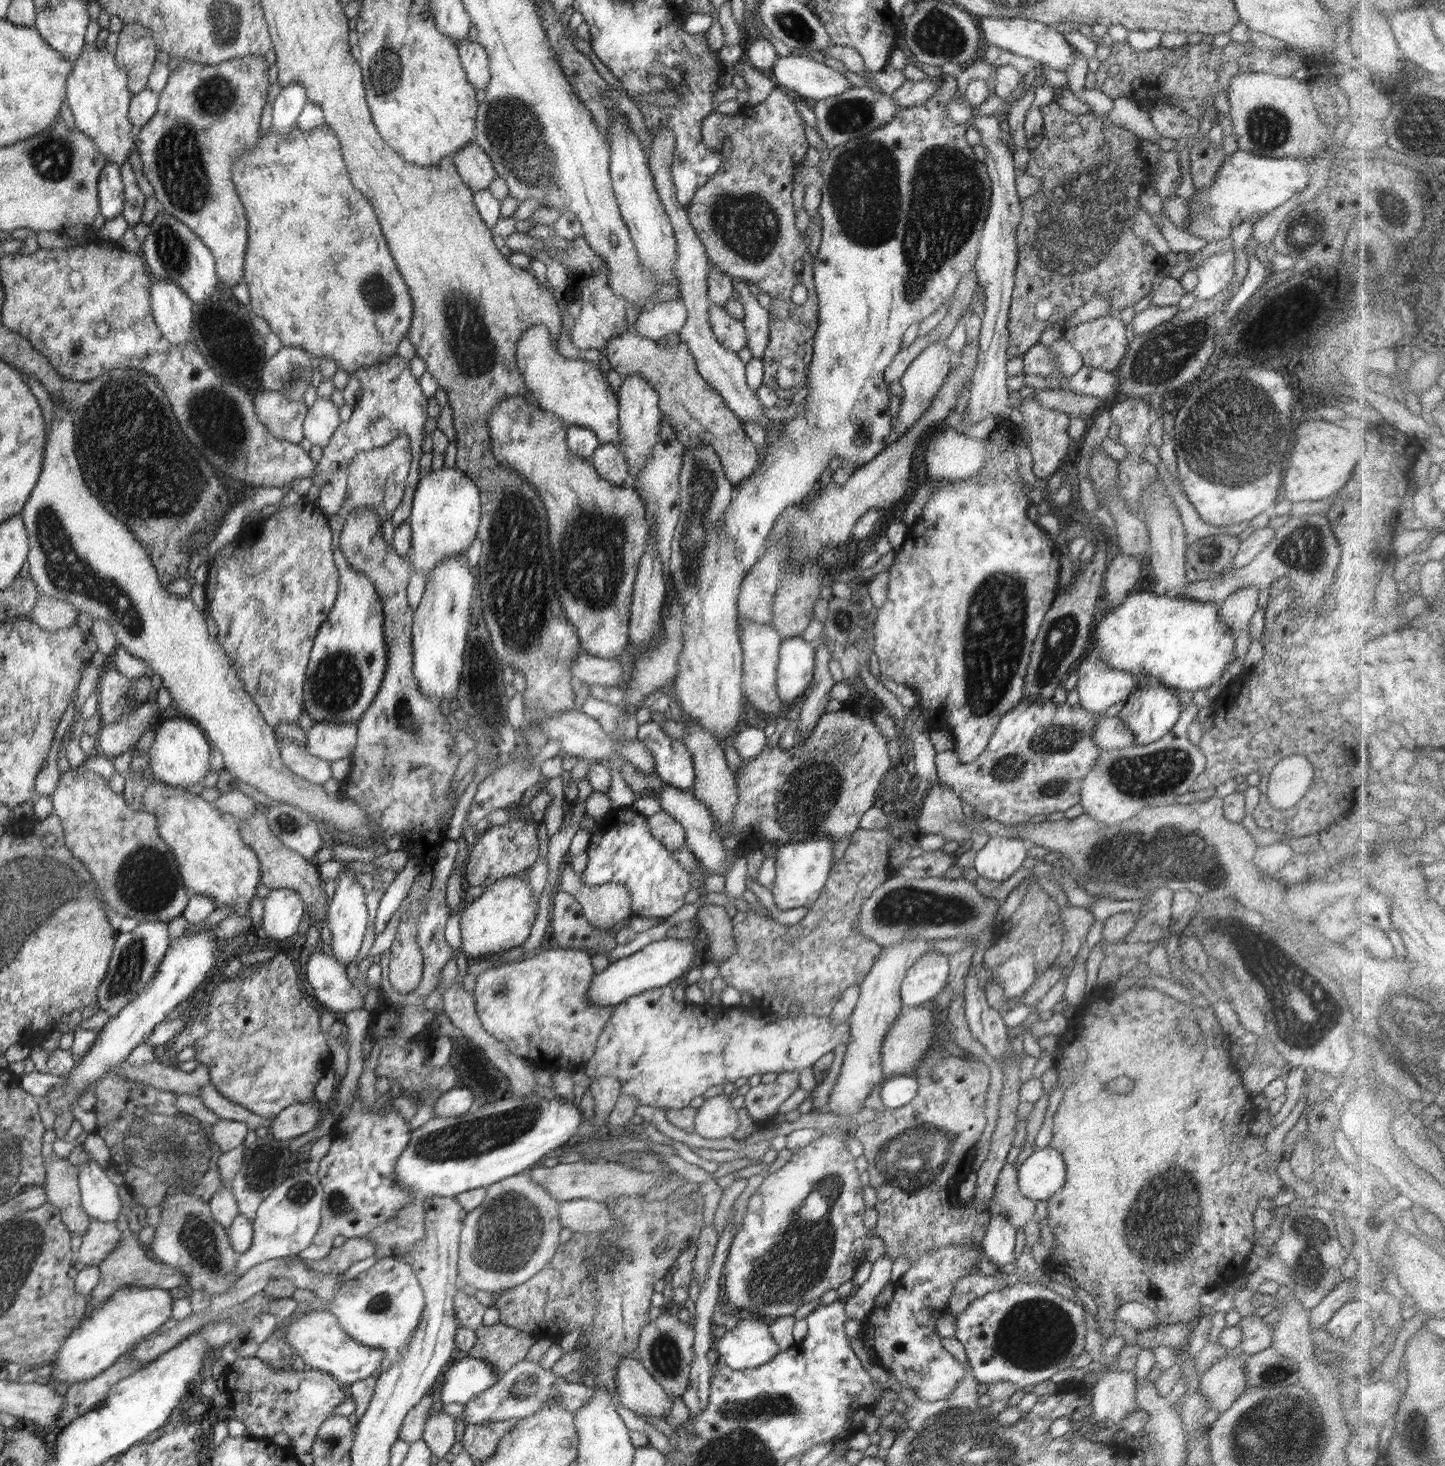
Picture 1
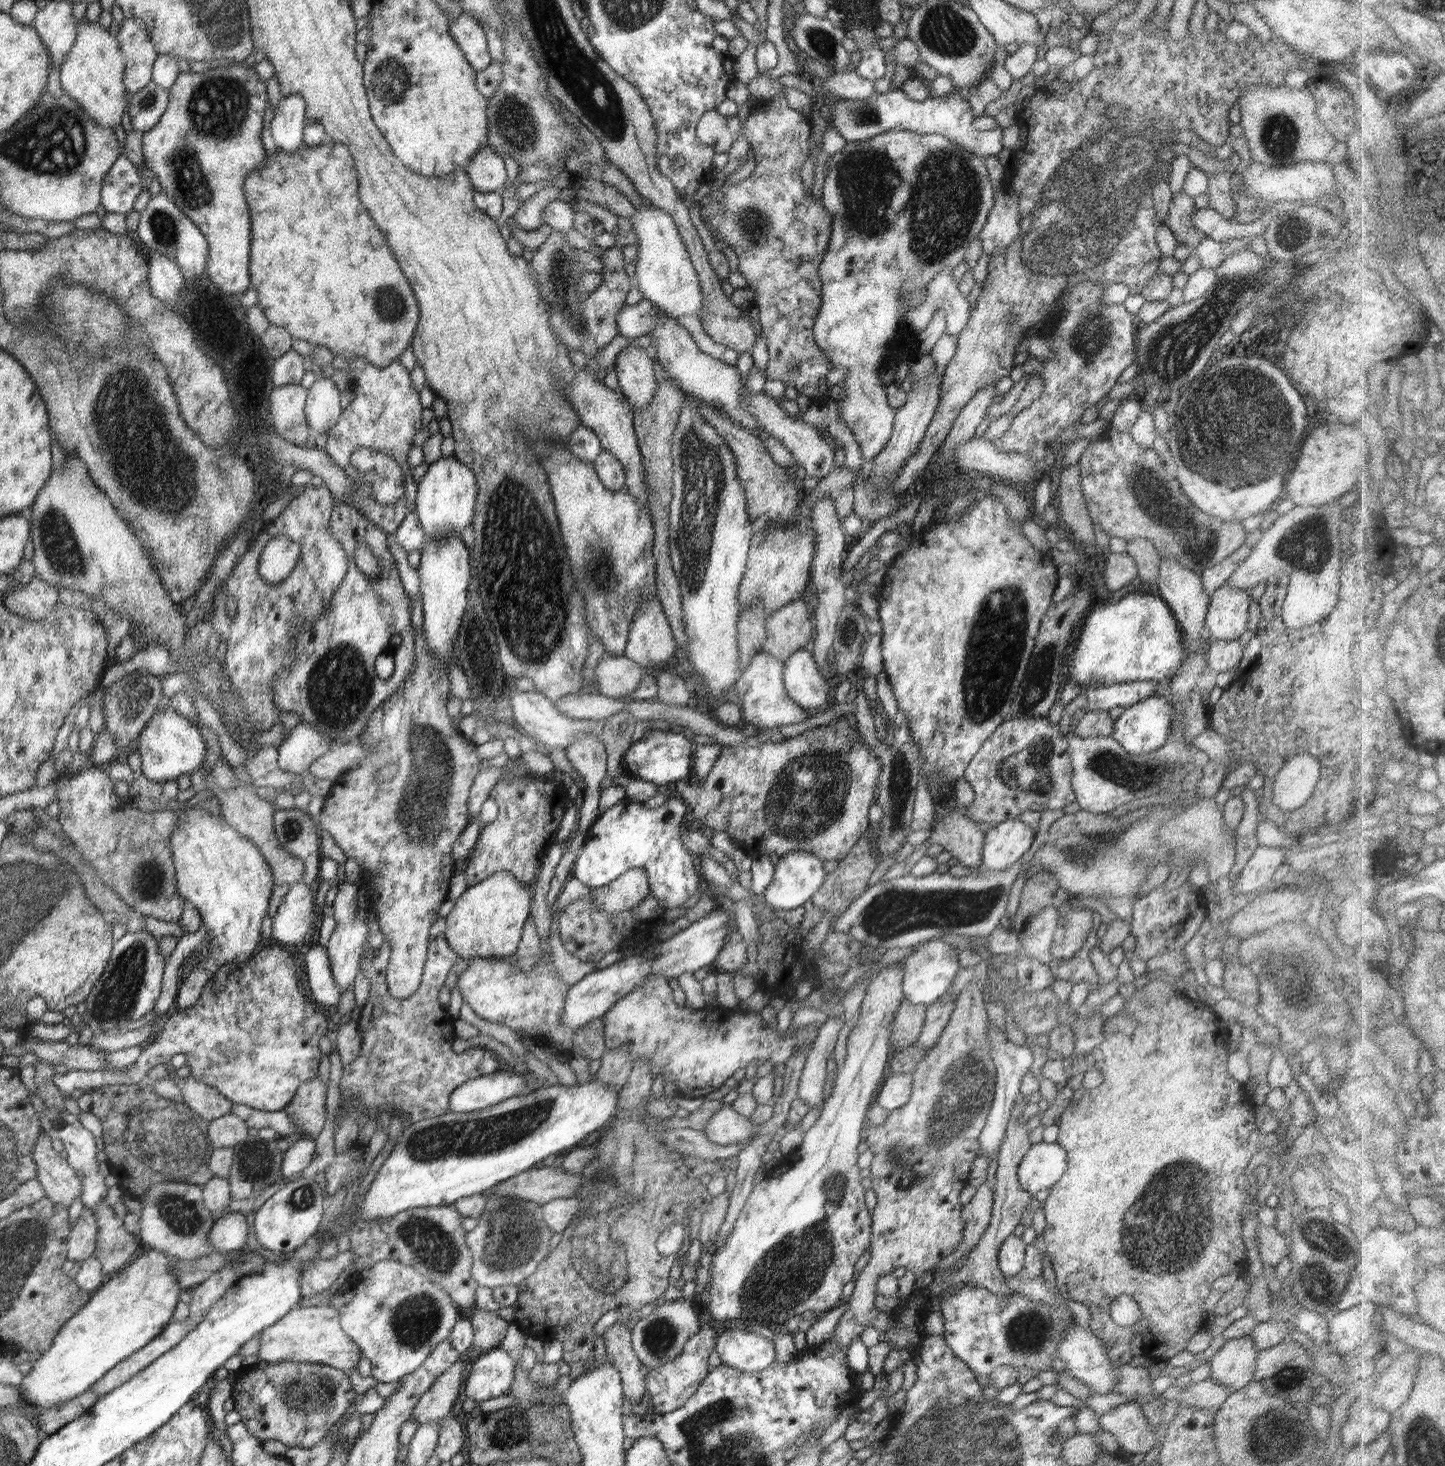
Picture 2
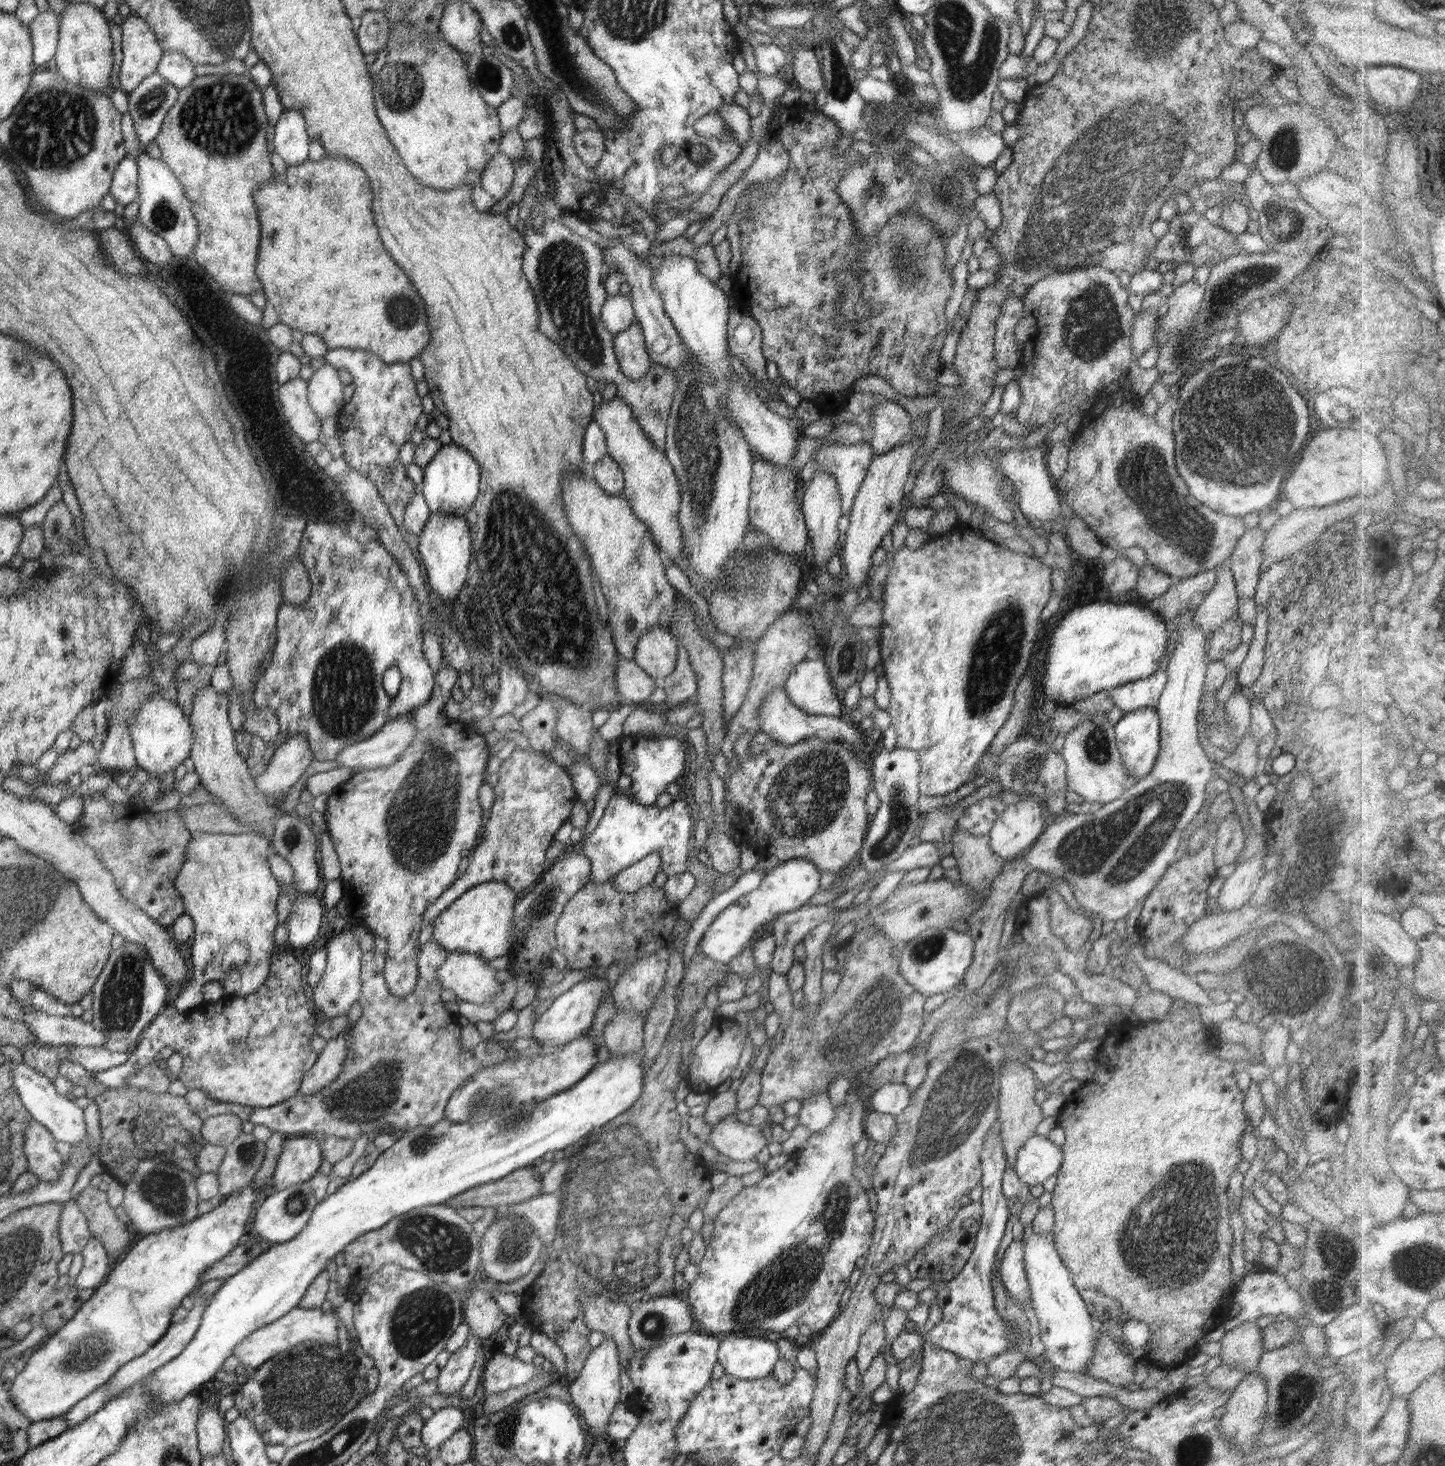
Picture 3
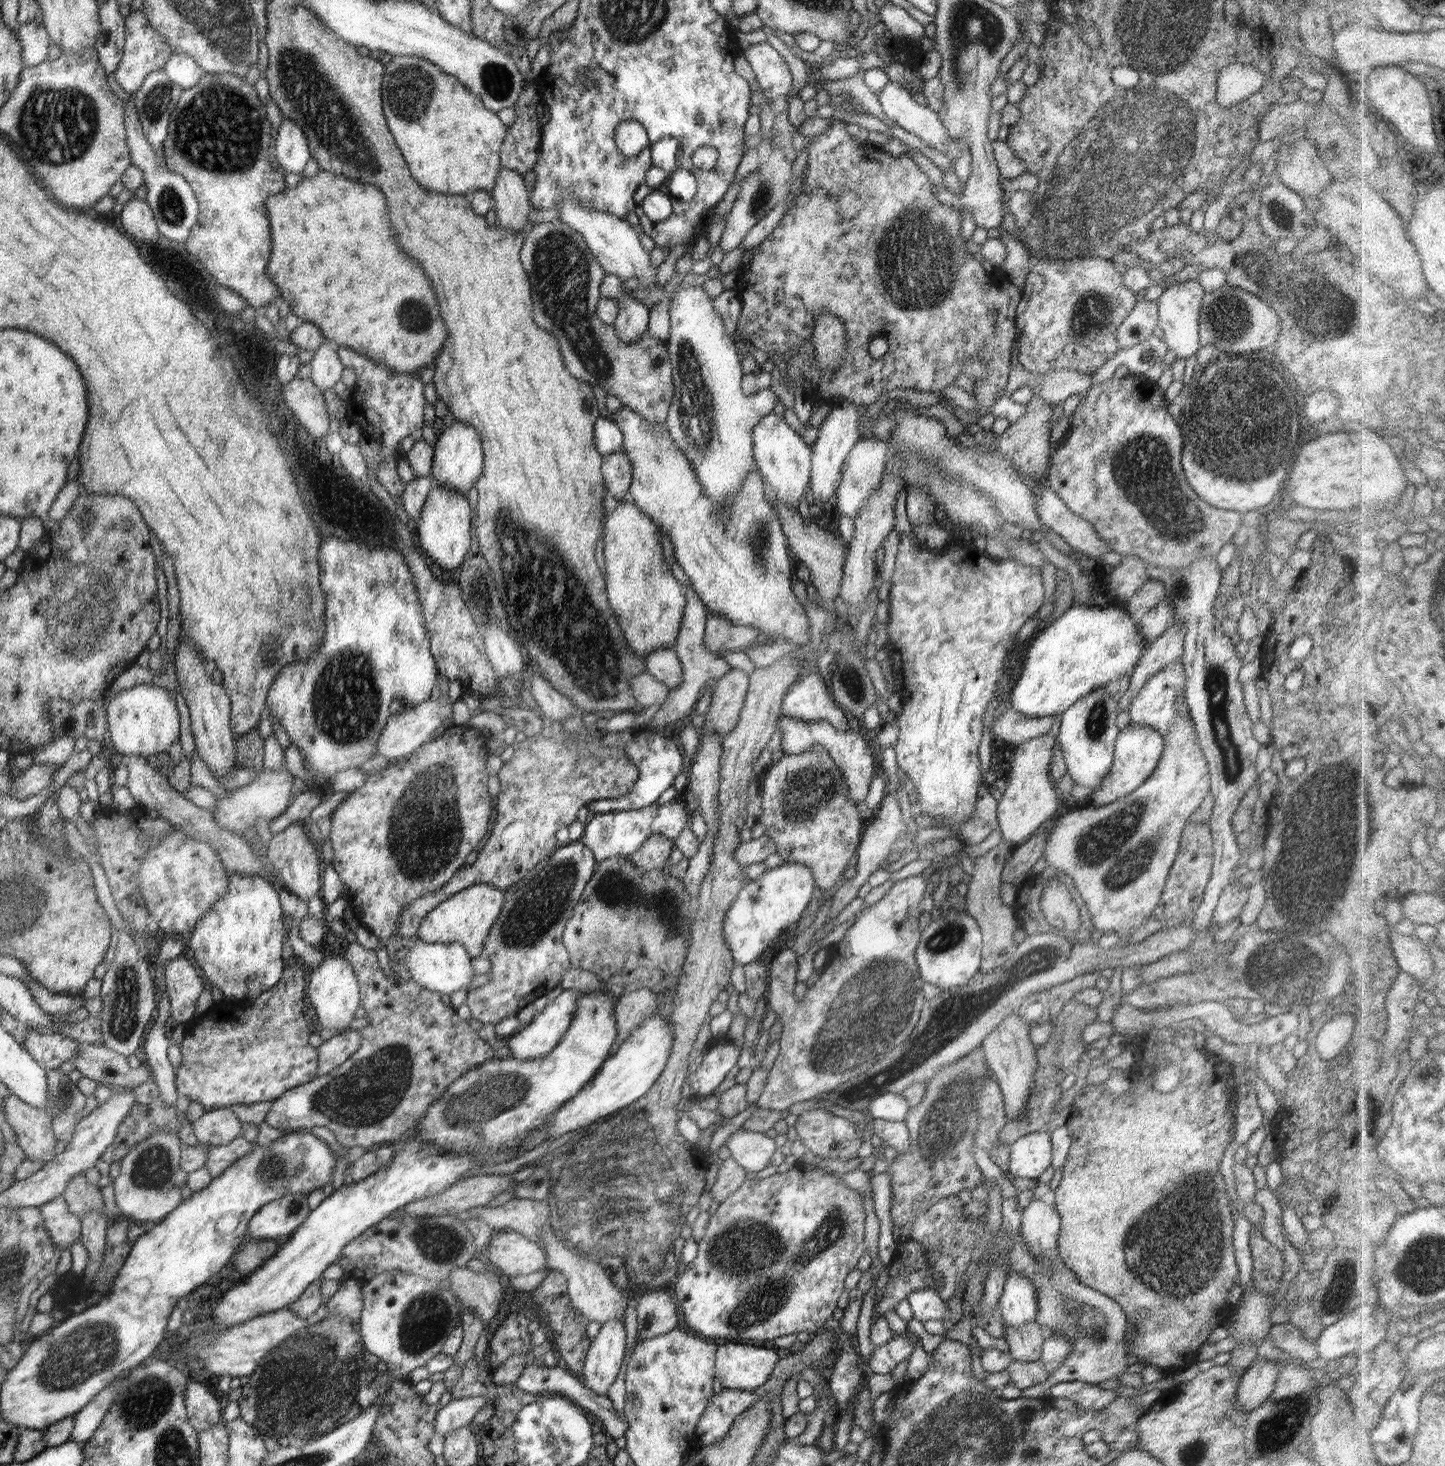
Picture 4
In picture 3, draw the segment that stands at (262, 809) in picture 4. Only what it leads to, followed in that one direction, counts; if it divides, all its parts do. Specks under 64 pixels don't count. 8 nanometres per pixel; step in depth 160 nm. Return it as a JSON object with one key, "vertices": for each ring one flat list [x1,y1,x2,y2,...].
{"vertices":[[303,736,283,738,279,741,270,765,262,774,259,774,255,782,257,788,270,801,276,802,277,794,288,794,292,784,298,782,298,778,306,772,306,768,314,761,308,739]]}

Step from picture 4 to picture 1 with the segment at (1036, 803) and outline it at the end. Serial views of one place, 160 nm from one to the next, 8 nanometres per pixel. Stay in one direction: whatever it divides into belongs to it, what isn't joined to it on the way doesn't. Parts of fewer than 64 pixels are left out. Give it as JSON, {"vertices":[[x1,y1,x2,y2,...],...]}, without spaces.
{"vertices":[[995,836,974,857,974,870,978,876,1004,882,1026,860,1028,844,1020,838]]}

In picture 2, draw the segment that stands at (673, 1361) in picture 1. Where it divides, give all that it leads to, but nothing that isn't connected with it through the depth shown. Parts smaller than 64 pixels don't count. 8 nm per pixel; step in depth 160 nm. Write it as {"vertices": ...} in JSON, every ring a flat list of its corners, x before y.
{"vertices":[[683,1298,666,1301,656,1307,650,1314,640,1317,630,1325,631,1343,636,1356,646,1369,656,1369,665,1362,678,1358,686,1341,694,1336,702,1326,702,1317,697,1311,697,1304]]}

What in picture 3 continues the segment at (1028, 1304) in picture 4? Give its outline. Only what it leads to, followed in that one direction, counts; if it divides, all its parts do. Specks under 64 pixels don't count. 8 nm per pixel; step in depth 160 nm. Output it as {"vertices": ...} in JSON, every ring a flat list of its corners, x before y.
{"vertices":[[1020,1240,1013,1242,1006,1248,1000,1268,999,1276,1003,1285,1008,1289,1011,1296,1014,1297,1024,1307,1025,1298,1029,1298,1029,1284,1025,1271,1024,1244]]}

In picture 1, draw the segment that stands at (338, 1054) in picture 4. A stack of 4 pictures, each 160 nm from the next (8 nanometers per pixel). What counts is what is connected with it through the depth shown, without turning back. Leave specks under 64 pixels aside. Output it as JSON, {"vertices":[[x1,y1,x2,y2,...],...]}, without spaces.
{"vertices":[[298,1103,272,1118,269,1132,276,1141,289,1141,304,1135,318,1126,323,1118,323,1106]]}

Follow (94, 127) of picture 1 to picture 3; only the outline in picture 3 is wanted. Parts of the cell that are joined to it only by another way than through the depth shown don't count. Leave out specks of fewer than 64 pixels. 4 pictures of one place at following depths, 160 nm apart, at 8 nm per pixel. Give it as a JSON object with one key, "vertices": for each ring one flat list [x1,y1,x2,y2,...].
{"vertices":[[89,2,69,3,69,7,59,13,59,18,61,32,56,54,57,72,70,84,79,84,92,92,108,95,112,72,112,38,107,18]]}

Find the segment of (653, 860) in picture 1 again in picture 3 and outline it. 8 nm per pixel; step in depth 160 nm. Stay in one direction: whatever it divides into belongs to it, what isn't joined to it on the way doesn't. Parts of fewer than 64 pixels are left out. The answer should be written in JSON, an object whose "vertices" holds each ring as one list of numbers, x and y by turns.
{"vertices":[[613,795,596,829,584,840,580,849,590,861,590,881,606,882,651,852,659,852,660,867,668,877,686,872,692,826,694,820,686,802,678,800,659,808,655,804,643,805,636,799]]}

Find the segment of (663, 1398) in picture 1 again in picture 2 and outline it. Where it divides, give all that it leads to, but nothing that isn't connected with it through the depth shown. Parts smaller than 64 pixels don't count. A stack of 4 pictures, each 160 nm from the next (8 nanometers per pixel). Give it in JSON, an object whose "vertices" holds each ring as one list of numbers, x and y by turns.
{"vertices":[[614,1324,603,1333,607,1360,620,1371,624,1399,638,1403,647,1394,648,1369,636,1356,631,1343,630,1325]]}

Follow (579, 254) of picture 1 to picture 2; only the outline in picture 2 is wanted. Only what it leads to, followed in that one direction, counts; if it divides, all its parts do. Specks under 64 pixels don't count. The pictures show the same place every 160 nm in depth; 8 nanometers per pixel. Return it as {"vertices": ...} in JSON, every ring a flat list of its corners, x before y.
{"vertices":[[553,231,546,242,533,253,530,263,539,278,539,289,550,305,550,322,554,334,567,346,568,350,581,350,588,357,608,346,619,335,617,316,625,306,626,296,632,288,630,276,625,272,623,251,620,247,610,247,601,255,604,268,599,287,584,299,580,299,581,277,588,272,579,262,580,250,570,246,561,232]]}

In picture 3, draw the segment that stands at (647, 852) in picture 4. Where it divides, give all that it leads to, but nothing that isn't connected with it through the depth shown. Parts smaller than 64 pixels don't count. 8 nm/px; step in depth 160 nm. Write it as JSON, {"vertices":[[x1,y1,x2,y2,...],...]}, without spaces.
{"vertices":[[651,852,644,859,613,876,613,885,620,893,634,893,653,884,659,870,661,870,659,852]]}

